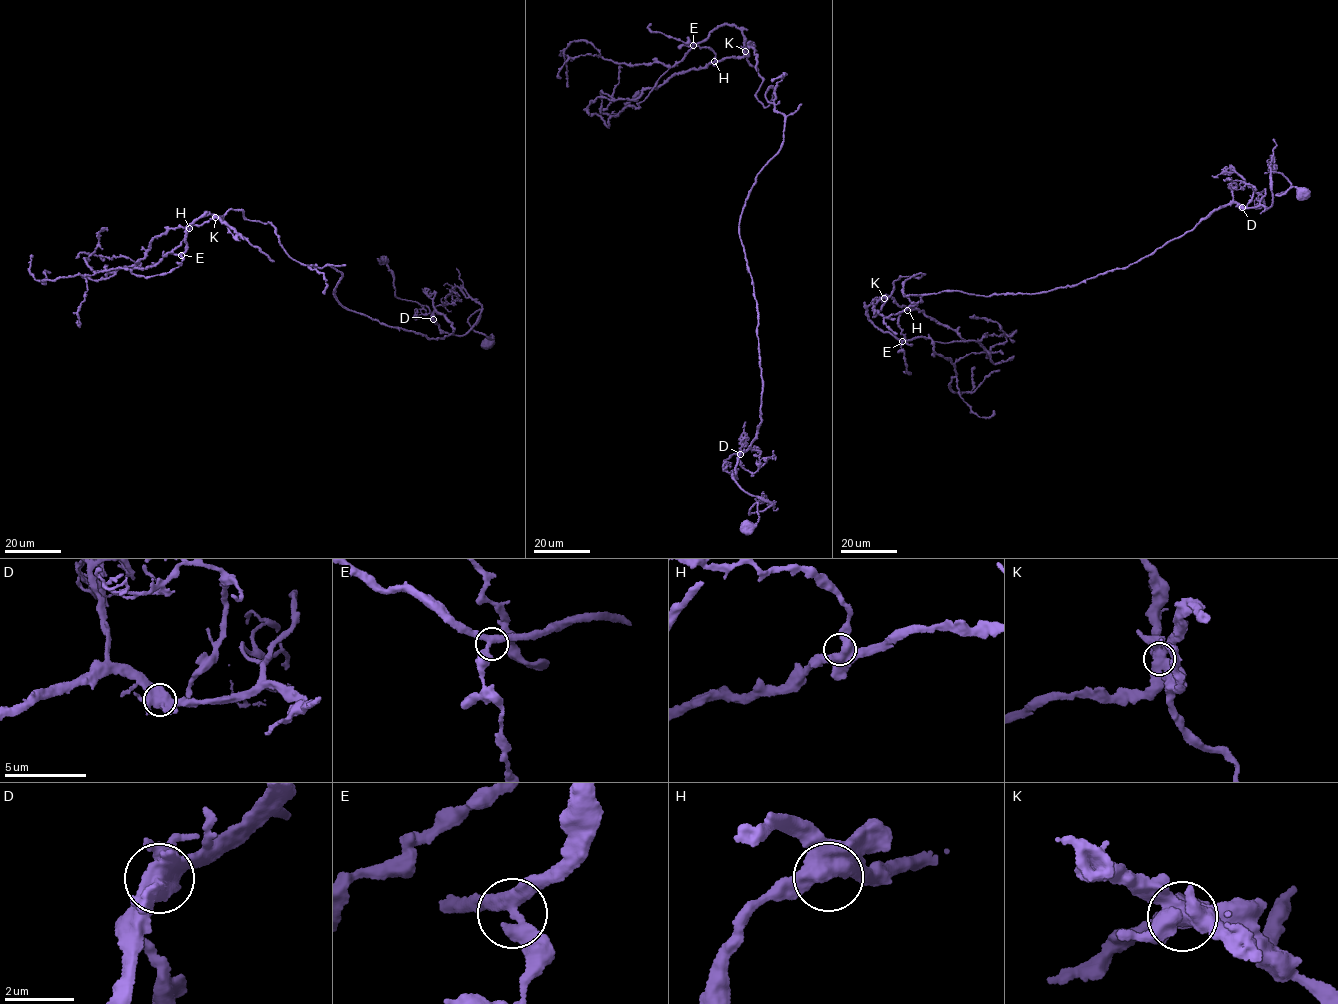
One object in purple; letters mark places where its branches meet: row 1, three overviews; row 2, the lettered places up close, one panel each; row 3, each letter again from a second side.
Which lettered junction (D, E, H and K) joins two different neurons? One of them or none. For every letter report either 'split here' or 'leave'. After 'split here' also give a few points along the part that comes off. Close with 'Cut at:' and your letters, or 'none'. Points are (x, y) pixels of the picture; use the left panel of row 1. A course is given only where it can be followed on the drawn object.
D: leave
E: leave
H: leave
K: split here | (215, 217), (152, 238), (136, 264), (95, 271), (84, 259), (90, 260), (100, 231), (107, 231)
Cut at: K

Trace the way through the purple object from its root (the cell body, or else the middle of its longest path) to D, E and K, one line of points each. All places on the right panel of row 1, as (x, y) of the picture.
D: (1301, 193), (1293, 187), (1277, 195), (1290, 185), (1273, 171), (1271, 206), (1242, 207)
E: (1301, 193), (1273, 171), (1267, 209), (1037, 294), (916, 305), (924, 274), (899, 277), (867, 313), (902, 341)
K: (1301, 193), (1277, 195), (1273, 171), (1267, 209), (1222, 206), (1071, 286), (916, 305), (920, 273), (884, 298)

